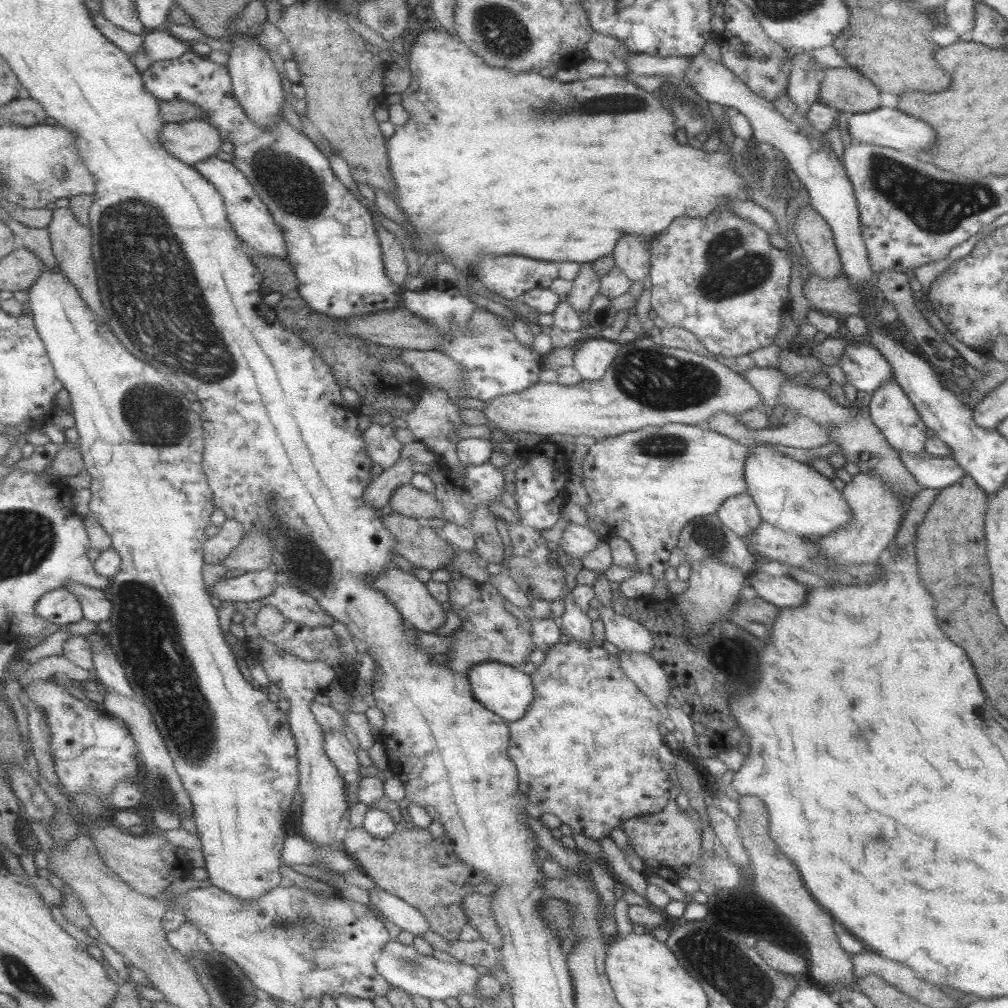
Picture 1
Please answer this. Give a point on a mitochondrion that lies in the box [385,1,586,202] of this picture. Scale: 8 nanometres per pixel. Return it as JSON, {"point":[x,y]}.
{"point":[506,36]}

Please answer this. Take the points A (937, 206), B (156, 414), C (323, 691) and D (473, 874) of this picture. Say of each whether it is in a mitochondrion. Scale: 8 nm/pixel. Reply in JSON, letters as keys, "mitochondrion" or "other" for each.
{"A":"mitochondrion","B":"mitochondrion","C":"other","D":"other"}

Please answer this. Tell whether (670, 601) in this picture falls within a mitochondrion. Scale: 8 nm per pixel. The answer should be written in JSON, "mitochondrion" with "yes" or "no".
{"mitochondrion":"no"}

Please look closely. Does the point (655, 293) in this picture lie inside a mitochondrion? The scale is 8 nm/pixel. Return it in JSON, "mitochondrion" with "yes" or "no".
{"mitochondrion":"no"}

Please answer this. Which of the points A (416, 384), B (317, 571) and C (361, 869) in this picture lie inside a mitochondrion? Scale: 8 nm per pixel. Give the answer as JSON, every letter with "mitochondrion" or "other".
{"A":"other","B":"mitochondrion","C":"other"}

